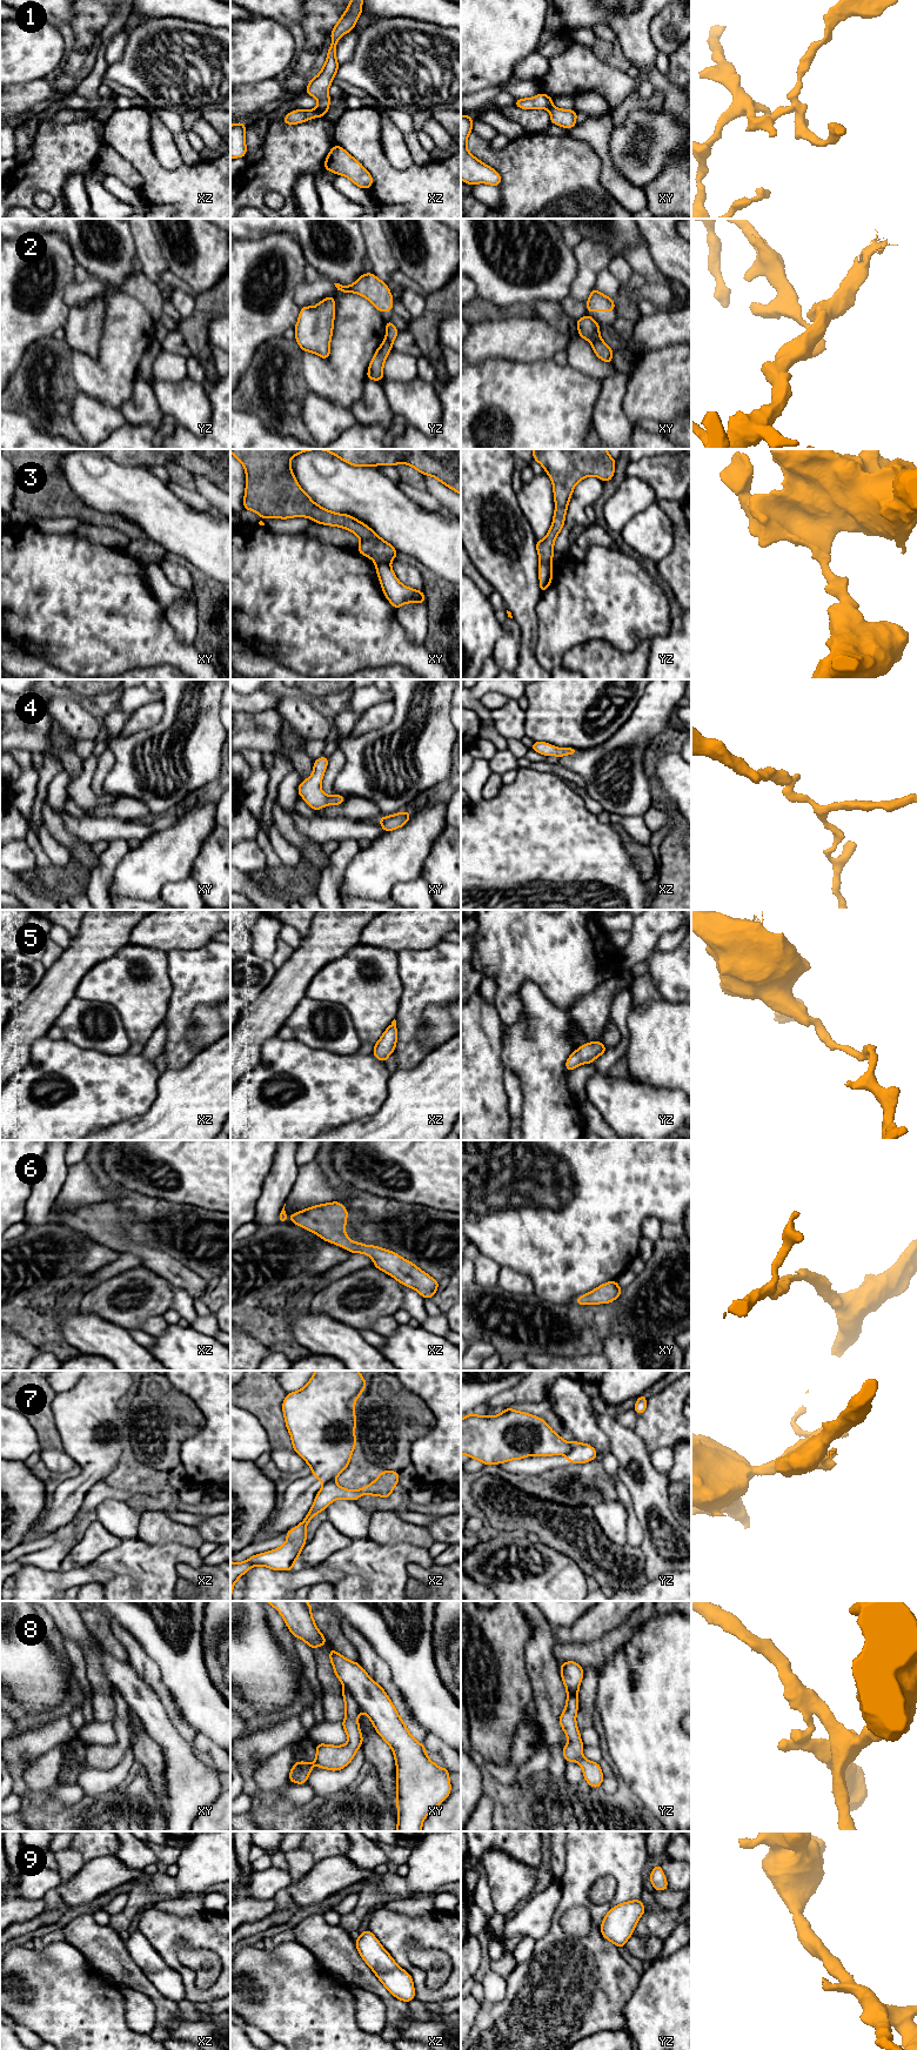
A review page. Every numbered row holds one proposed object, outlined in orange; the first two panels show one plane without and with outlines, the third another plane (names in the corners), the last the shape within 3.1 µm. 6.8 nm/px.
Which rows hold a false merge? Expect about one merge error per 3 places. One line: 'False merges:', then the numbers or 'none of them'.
False merges: 1, 2, 3, 7

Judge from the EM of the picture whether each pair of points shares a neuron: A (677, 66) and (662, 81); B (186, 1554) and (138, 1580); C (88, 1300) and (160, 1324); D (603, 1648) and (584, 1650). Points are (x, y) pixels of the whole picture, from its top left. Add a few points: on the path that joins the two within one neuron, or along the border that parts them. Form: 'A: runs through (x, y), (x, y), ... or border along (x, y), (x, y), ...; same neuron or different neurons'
A: border along (664, 76), (678, 87); different neurons
B: runs through (174, 1554), (162, 1559), (149, 1571); same neuron
C: border along (161, 1315), (148, 1318), (139, 1328); different neurons
D: runs through (598, 1650), (589, 1650); same neuron

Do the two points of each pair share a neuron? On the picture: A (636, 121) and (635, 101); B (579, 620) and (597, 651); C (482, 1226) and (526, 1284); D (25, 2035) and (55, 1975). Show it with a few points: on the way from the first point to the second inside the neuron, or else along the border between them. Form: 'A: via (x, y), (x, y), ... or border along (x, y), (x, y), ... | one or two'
A: border along (642, 107), (633, 111), (622, 125), (614, 127) | two
B: border along (616, 648), (603, 641), (588, 641), (566, 652) | two
C: border along (501, 1266), (523, 1273), (531, 1281), (534, 1291) | two
D: border along (15, 2022), (25, 2025), (40, 2037) | two

